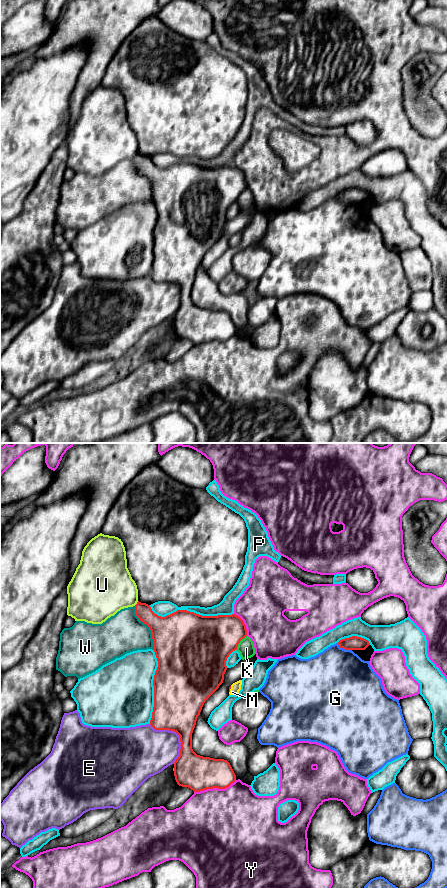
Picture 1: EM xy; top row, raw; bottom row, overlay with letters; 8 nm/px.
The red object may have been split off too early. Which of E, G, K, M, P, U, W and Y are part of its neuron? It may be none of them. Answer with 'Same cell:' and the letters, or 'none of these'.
Same cell: M

